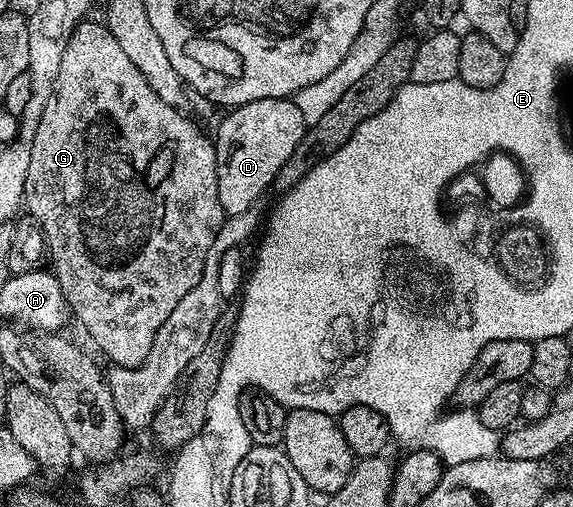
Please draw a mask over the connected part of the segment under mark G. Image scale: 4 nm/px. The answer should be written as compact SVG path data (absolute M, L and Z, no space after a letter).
M86 19L78 23L75 31L71 35L71 43L67 43L67 51L63 51L63 64L59 66L59 76L55 78L55 91L51 91L51 99L47 99L47 107L43 107L43 115L39 119L39 127L35 131L35 135L29 141L31 147L31 159L27 163L27 179L25 180L25 196L23 198L24 208L27 210L28 216L31 216L41 225L45 237L49 240L49 256L48 264L51 266L51 272L59 279L59 287L63 287L63 295L69 304L69 312L78 321L83 328L89 332L89 337L95 344L101 348L101 353L107 360L113 361L114 366L123 369L135 369L142 365L147 359L147 355L151 351L151 347L155 343L155 335L159 331L159 327L163 327L163 323L167 323L167 315L171 315L171 311L175 311L175 307L179 307L179 299L183 299L183 295L187 295L187 291L191 291L191 287L195 287L195 283L199 283L199 279L203 275L203 267L207 259L207 251L211 251L211 243L215 243L215 235L219 235L219 227L224 223L226 215L221 209L219 203L219 183L217 182L217 151L212 140L209 141L203 134L197 130L198 122L192 116L184 117L182 110L178 106L171 103L163 103L163 99L159 99L159 95L155 95L155 91L151 91L151 87L147 84L147 79L143 79L143 74L139 72L139 67L135 67L135 63L131 63L131 58L123 51L123 47L119 47L119 39L115 39L115 35L109 33L109 29L100 20L92 21Z

